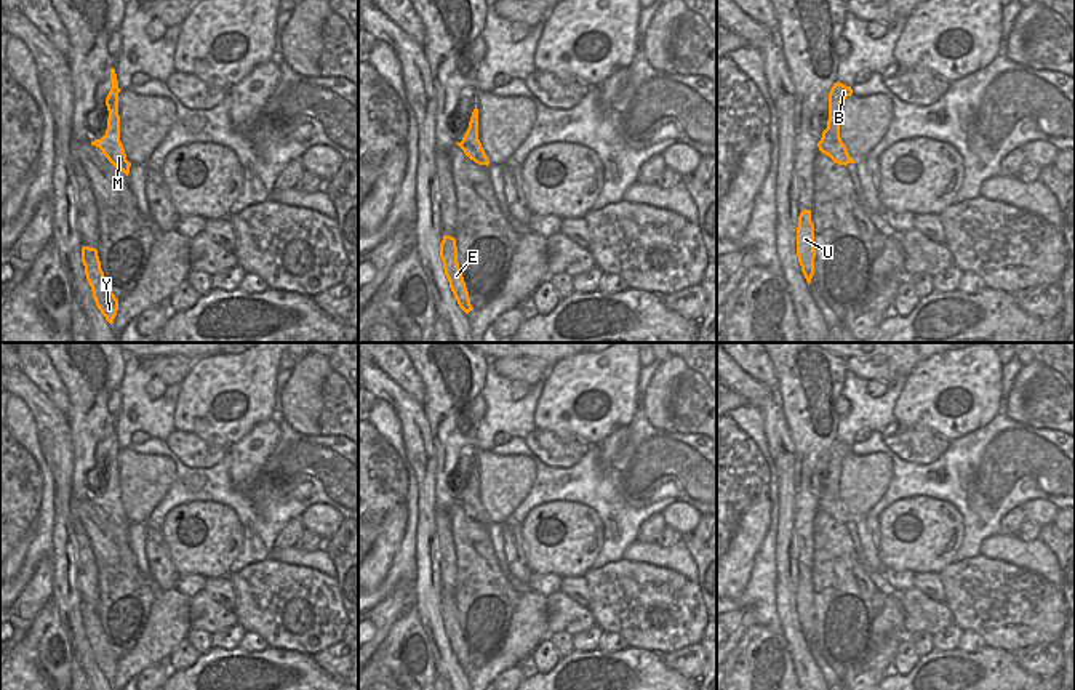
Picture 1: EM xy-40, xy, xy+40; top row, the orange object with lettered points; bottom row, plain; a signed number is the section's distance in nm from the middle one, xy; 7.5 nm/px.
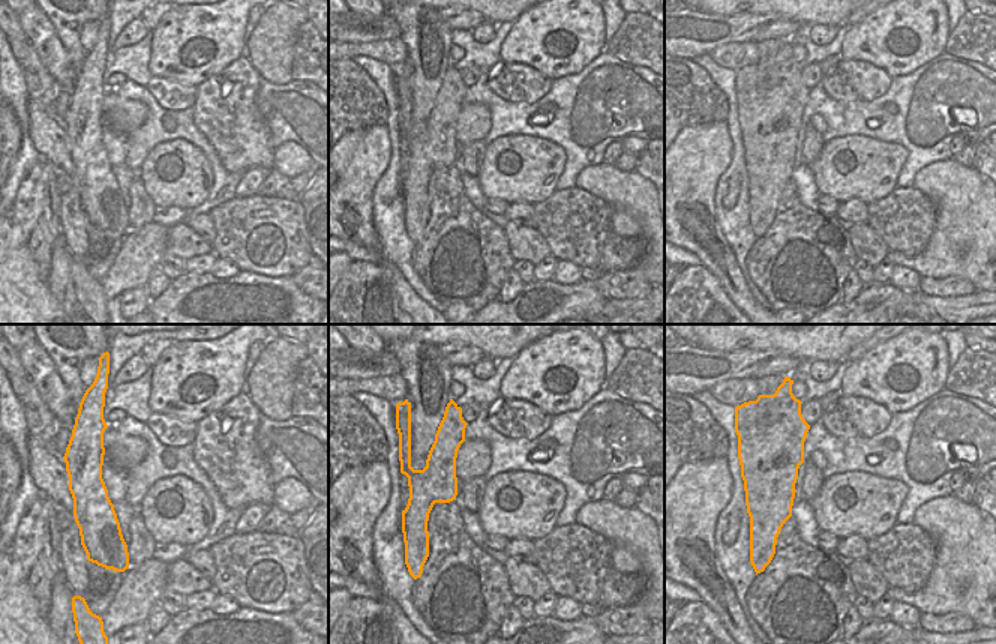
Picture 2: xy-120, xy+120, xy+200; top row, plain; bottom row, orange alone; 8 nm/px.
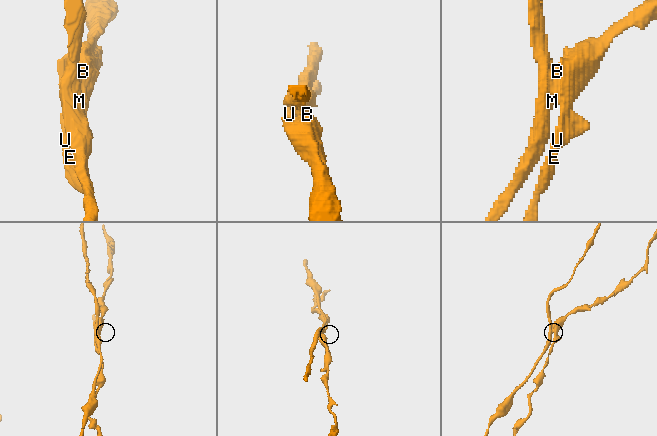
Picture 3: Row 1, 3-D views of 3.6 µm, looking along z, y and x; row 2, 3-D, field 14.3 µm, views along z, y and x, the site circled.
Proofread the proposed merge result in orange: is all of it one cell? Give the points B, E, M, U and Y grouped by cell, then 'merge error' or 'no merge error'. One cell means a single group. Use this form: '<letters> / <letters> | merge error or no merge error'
B E U Y / M | merge error

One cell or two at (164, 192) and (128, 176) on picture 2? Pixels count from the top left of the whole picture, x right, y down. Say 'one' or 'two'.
two

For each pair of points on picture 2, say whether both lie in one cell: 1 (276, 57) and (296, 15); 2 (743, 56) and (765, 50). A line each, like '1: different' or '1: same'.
1: same
2: different

